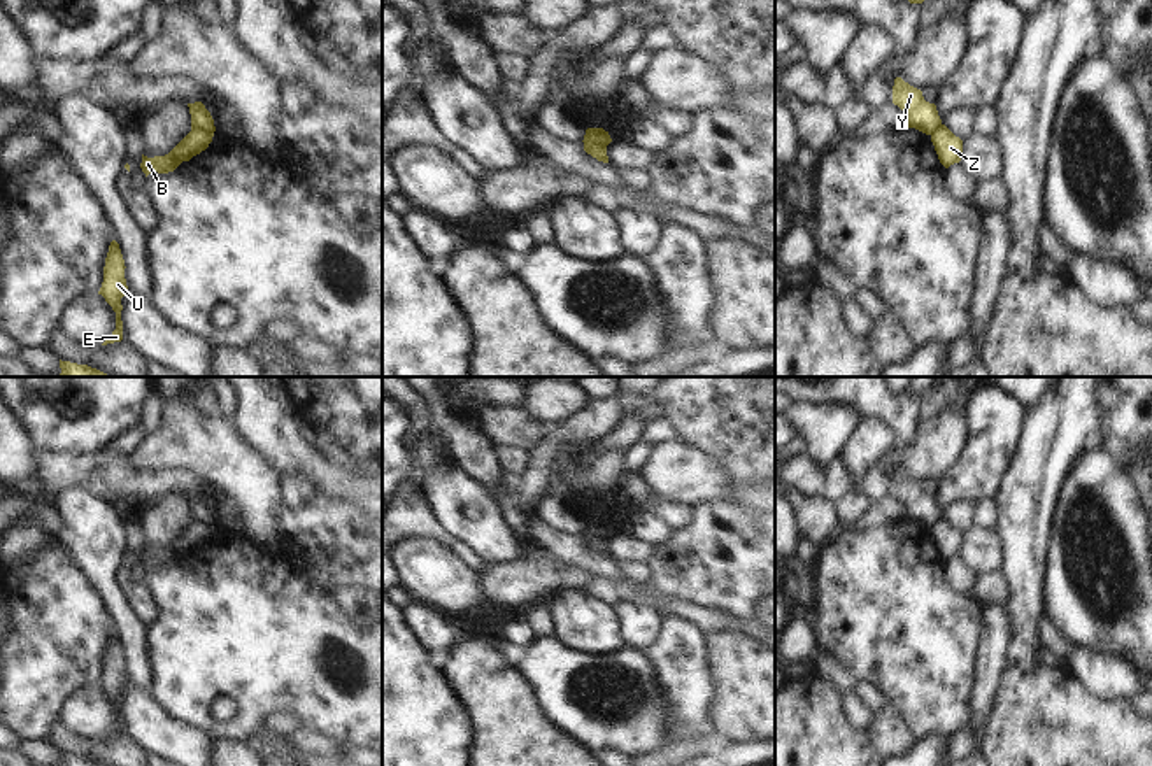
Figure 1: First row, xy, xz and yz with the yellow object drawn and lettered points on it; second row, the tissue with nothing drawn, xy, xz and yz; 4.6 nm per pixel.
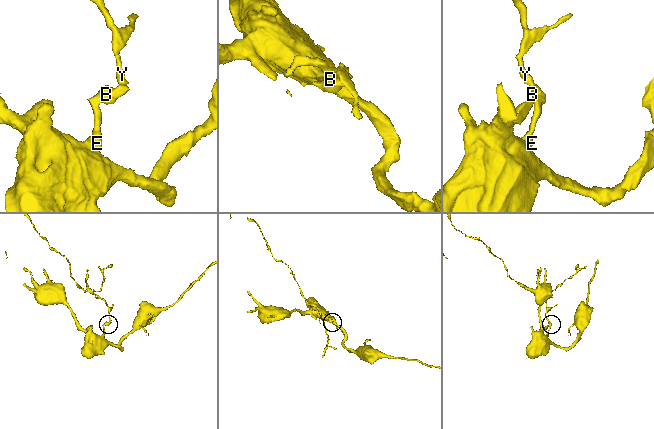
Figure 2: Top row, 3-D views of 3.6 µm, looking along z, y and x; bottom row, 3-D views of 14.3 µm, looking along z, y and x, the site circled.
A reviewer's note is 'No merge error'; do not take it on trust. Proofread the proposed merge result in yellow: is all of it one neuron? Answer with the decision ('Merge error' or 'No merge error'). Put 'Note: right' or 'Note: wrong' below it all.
Merge error
Note: wrong

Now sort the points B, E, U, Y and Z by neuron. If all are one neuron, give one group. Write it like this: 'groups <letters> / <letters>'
groups B E U Z / Y

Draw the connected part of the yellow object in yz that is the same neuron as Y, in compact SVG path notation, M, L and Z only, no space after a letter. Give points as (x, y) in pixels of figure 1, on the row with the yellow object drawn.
M901 77L894 79L892 103L907 116L907 128L915 128L926 135L933 135L942 124L936 105L924 100L922 91L905 82Z

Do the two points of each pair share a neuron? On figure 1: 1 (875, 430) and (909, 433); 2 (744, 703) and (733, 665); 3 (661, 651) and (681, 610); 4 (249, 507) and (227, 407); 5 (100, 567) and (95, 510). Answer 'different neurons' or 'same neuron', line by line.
1: different neurons
2: same neuron
3: different neurons
4: different neurons
5: same neuron

